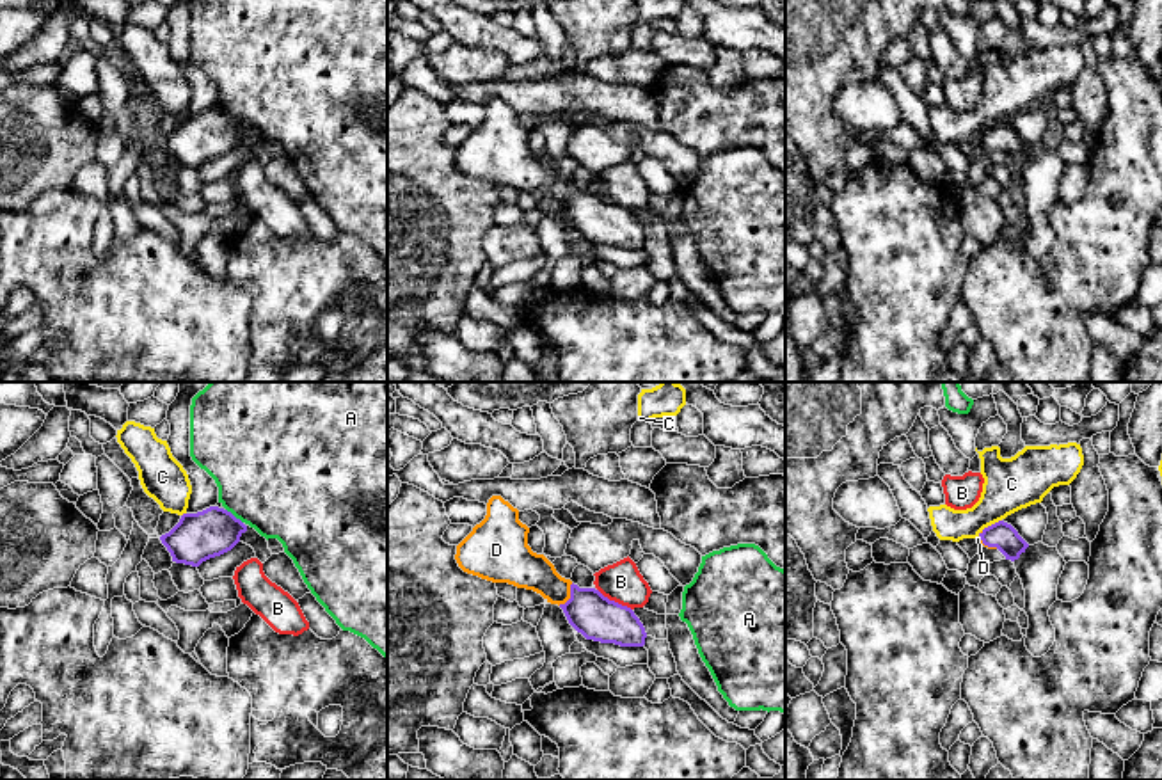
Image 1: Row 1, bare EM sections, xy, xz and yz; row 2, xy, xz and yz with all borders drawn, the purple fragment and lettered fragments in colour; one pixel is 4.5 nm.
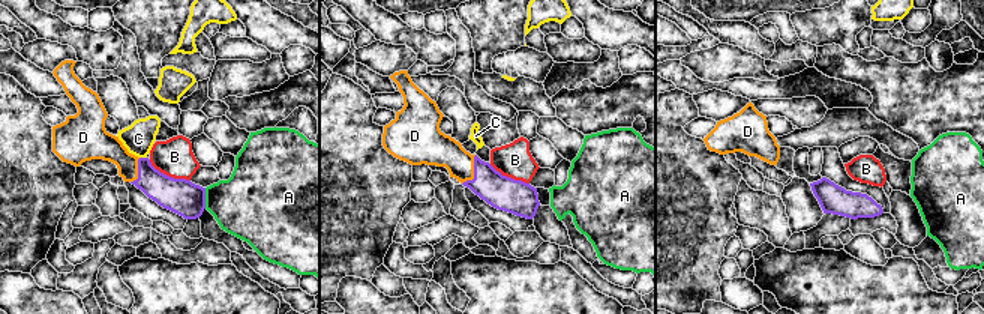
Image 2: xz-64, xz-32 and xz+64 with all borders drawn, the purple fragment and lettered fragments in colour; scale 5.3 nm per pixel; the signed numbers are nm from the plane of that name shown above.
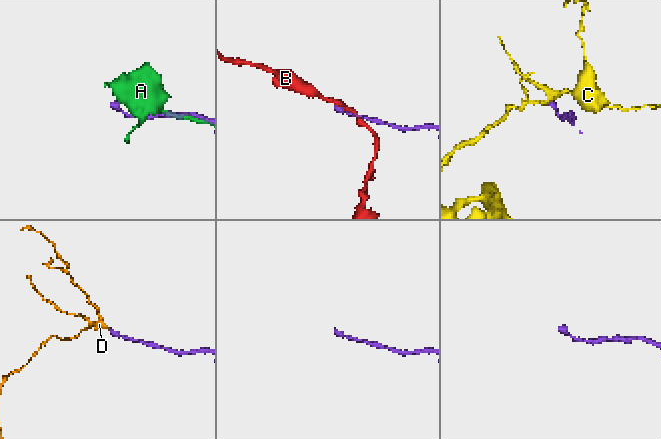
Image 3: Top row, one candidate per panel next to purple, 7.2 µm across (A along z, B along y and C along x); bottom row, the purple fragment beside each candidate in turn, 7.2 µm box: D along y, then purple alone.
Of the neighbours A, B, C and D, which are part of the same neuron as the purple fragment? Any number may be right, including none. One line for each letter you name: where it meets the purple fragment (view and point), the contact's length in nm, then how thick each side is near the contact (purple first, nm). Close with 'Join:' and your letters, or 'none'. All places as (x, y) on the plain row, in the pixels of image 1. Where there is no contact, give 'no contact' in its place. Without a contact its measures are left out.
D: meets purple in xz at (571, 198); contact 120 nm long; 200 nm thick on the purple side, 180 nm on the other
Join: D

